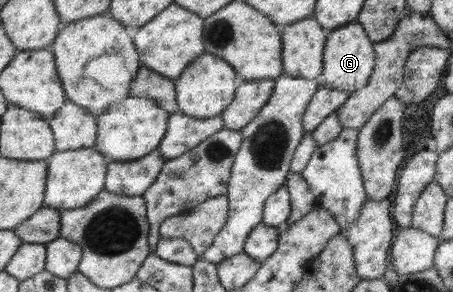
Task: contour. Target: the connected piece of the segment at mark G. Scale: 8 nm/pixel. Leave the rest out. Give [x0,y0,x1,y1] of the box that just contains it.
[323,22,376,91]

